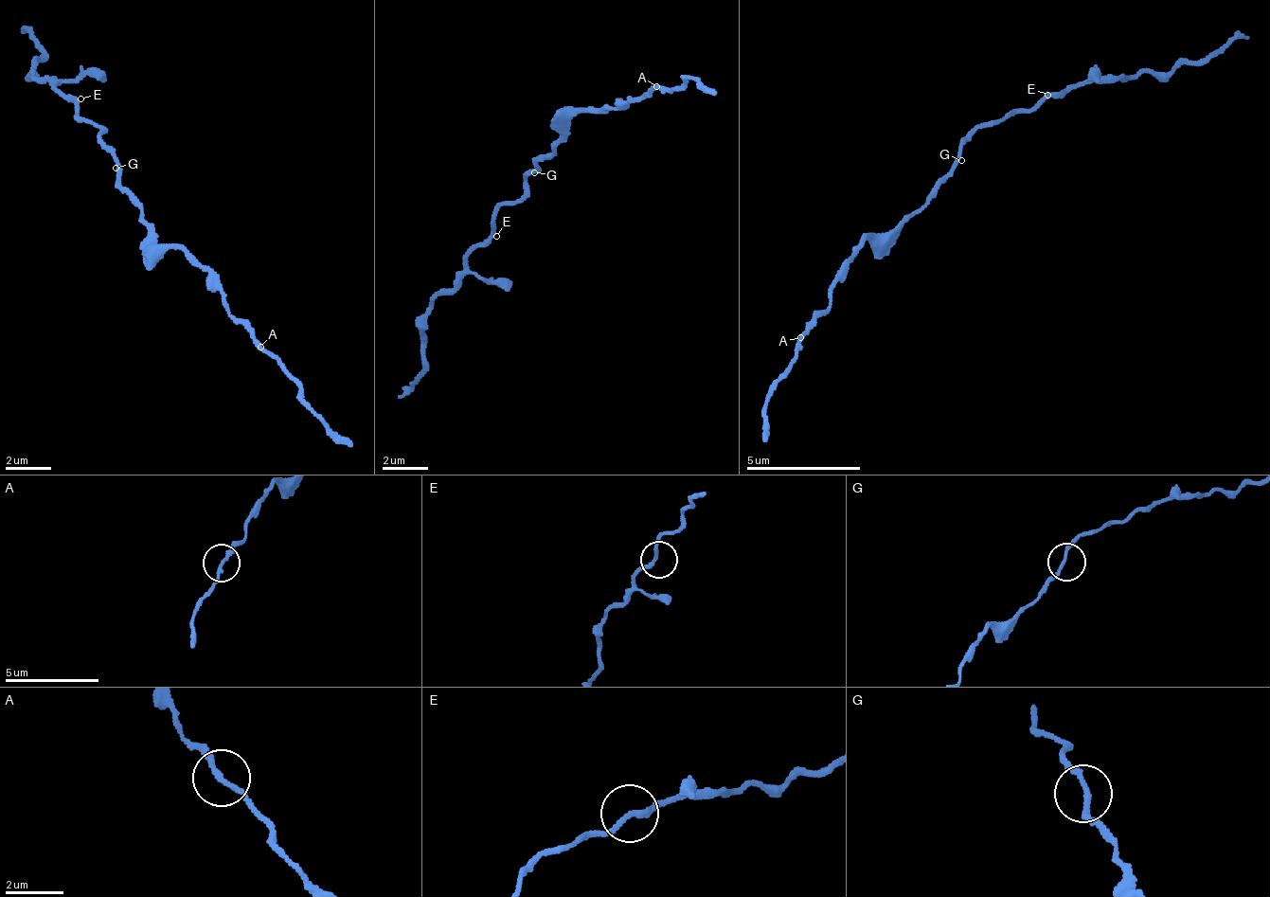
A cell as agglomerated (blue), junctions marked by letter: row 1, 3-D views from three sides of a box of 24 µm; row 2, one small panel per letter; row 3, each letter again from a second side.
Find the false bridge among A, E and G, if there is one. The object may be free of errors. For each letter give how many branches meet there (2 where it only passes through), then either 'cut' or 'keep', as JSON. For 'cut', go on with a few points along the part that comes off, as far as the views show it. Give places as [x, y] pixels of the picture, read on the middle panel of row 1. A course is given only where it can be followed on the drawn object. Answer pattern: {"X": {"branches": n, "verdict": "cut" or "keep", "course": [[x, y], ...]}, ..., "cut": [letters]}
{"A": {"branches": 2, "verdict": "keep"}, "E": {"branches": 2, "verdict": "keep"}, "G": {"branches": 2, "verdict": "keep"}, "cut": []}

